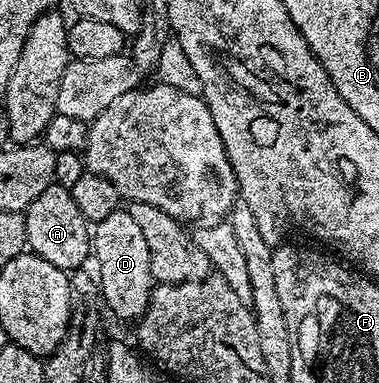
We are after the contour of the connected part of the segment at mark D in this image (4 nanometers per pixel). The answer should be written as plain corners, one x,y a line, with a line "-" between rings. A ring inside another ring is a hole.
130,211
113,212
108,214
108,218
100,218
100,222
93,225
92,260
98,263
96,276
105,307
107,304
111,314
122,320
135,321
150,301
150,293
156,281
150,269
148,241
140,226
132,219

